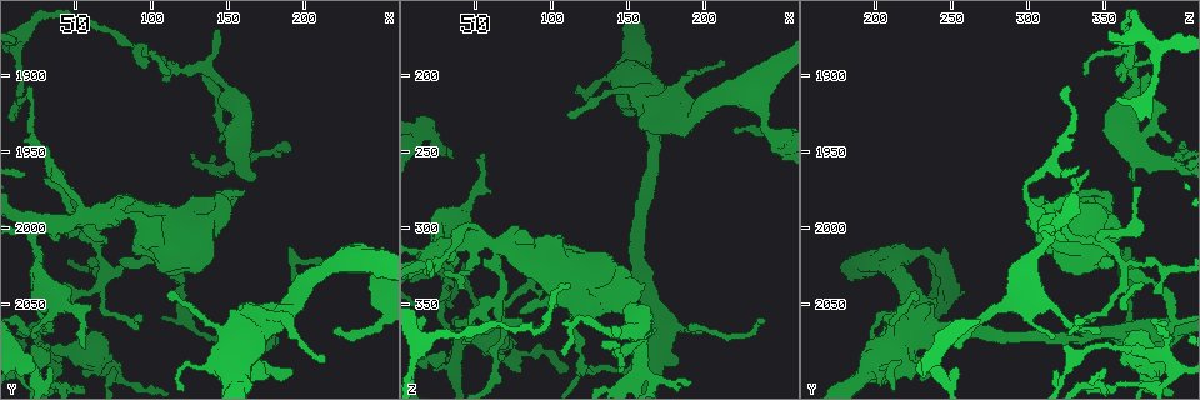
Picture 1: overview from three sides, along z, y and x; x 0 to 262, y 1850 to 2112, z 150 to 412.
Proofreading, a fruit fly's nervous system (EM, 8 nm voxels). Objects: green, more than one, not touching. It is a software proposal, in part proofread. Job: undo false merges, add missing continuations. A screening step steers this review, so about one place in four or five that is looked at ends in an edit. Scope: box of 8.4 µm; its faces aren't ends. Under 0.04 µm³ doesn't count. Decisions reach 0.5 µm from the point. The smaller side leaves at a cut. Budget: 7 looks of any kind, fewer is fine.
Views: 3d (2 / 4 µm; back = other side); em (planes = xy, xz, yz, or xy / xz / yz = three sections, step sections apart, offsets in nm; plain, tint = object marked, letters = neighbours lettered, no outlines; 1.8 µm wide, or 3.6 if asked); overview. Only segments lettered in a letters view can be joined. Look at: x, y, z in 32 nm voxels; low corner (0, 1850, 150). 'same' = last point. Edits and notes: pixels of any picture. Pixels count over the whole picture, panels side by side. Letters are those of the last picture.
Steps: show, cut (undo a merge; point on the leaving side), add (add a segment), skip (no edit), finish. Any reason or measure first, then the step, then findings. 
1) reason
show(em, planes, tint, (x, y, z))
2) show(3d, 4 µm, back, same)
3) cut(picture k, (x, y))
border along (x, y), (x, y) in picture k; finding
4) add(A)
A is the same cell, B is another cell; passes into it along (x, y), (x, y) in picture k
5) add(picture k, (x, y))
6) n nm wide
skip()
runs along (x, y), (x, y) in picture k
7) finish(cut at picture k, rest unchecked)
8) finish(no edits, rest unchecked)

branch stops here
show(3d, 4 µm, (80, 2086, 392))

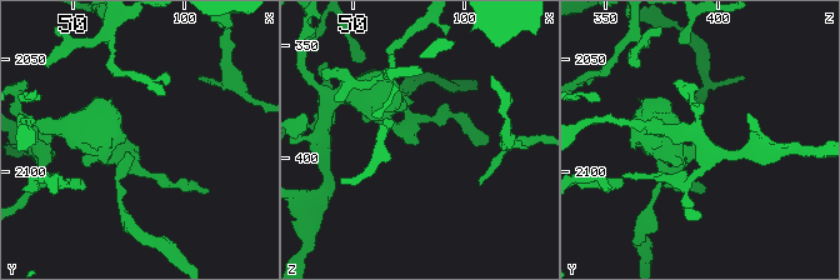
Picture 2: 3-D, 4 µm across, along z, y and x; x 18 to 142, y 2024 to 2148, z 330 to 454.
now the EM
show(em, yz, step 4, letters, (78, 2087, 394))

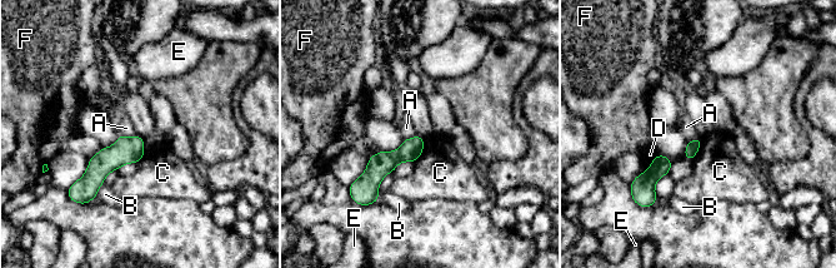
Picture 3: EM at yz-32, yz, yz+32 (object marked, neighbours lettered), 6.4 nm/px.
another direction
show(em, planes, letters, same)

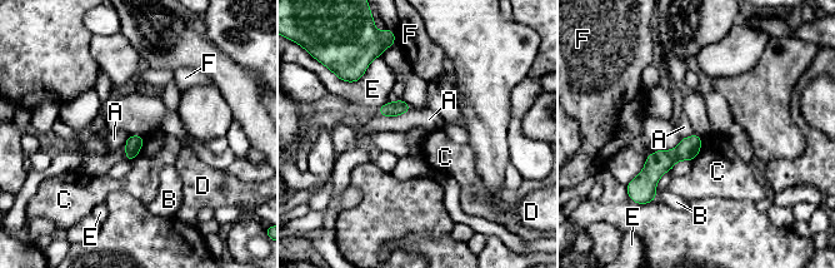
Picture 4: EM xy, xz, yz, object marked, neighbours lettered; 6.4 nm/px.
skip()
A, B, C, D, E and F are other cells; border along (411, 109), (396, 115), (378, 114) in picture 4; none of them fits

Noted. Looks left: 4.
show(em, xy, step 8, letters, (32, 2092, 252))

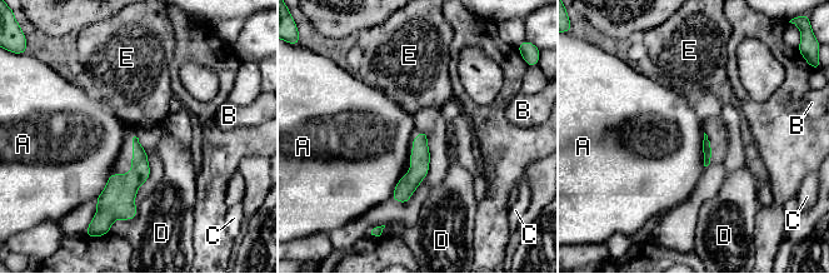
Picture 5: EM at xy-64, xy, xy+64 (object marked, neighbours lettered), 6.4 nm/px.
show(em, planes, letters, same)

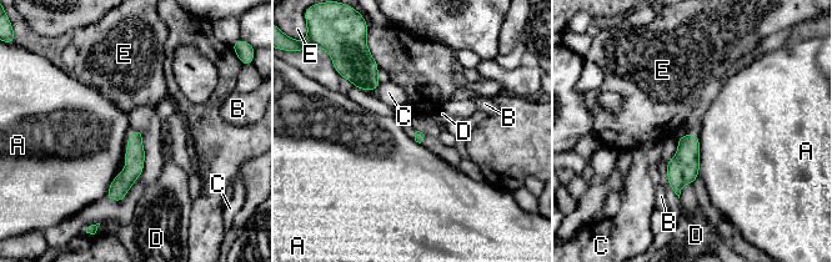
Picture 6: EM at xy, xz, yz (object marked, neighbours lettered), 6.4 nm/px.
skip()
A, B, C, D and E are other cells; runs along (138, 132), (135, 165), (118, 197) in picture 6; none of them fits

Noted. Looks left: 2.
show(em, planes, plain, (30, 1998, 310))

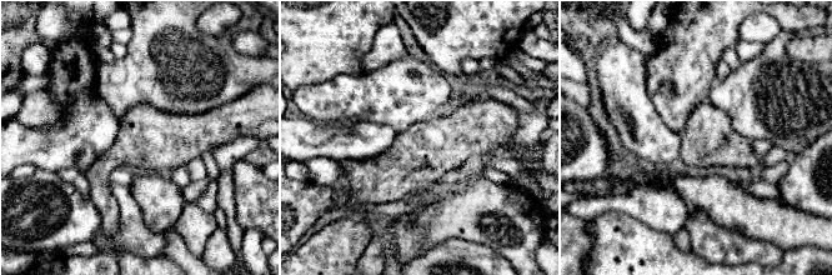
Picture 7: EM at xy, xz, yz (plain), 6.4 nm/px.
see the neighbours
show(em, planes, letters, same)

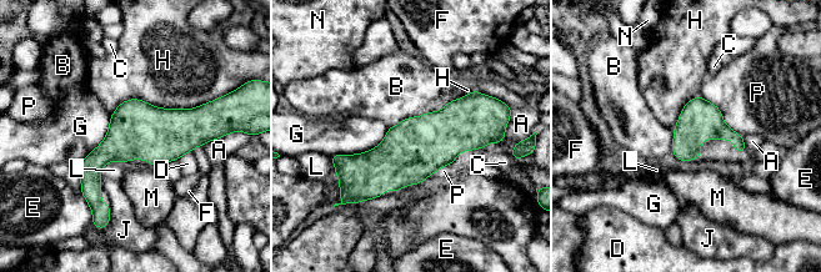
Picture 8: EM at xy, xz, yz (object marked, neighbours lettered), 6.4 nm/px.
260 nm wide
skip()
A, B, C, D, E, F, G, H, J, L, M, N and P are other cells; border along (426, 111), (389, 127) in picture 8; continuous, no second neuron

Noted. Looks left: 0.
finish(no edits, rest unchecked)

